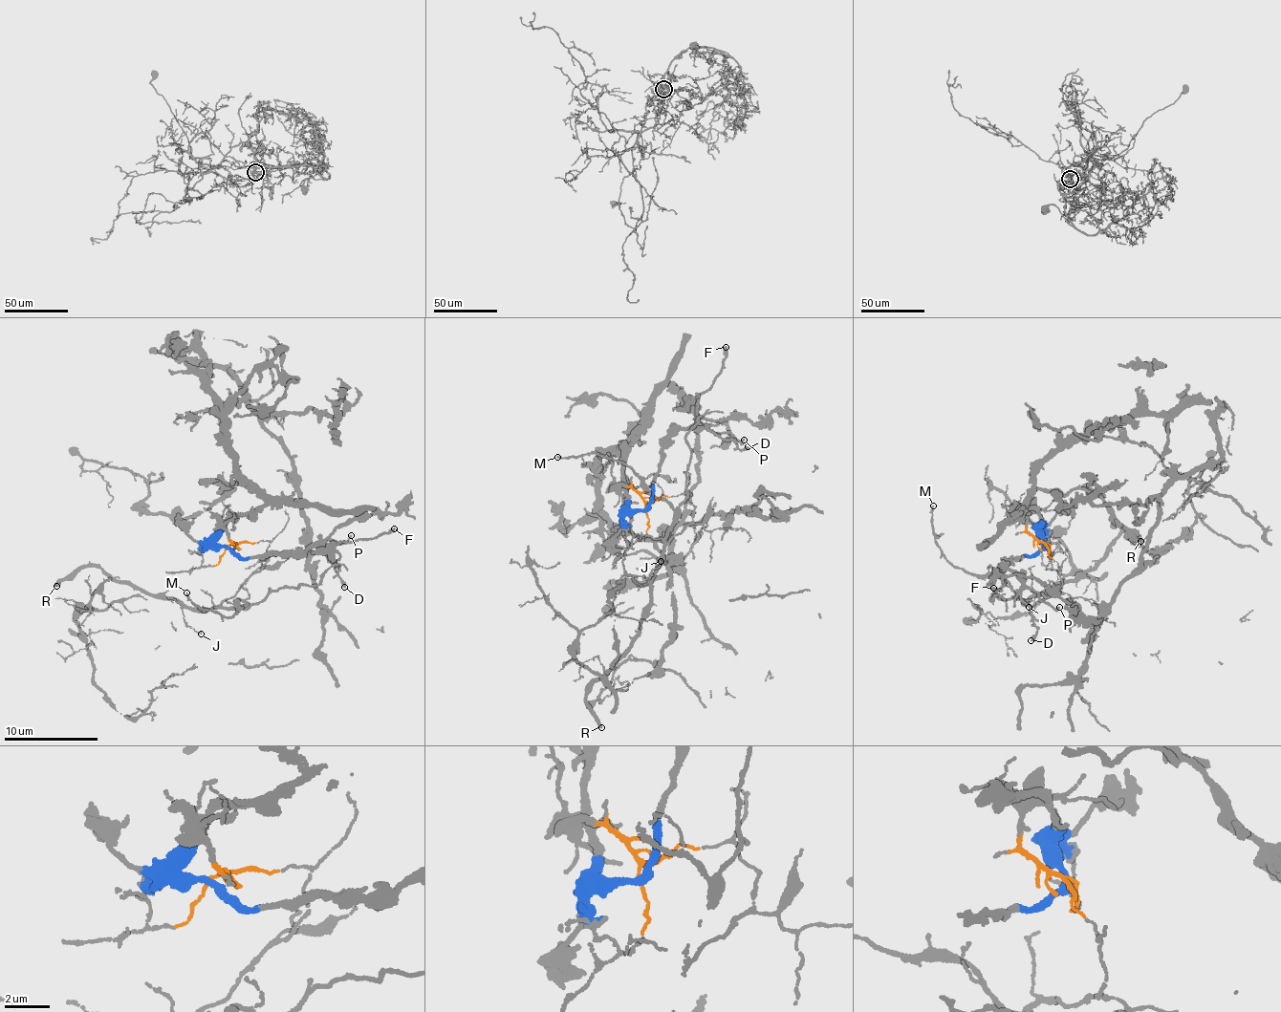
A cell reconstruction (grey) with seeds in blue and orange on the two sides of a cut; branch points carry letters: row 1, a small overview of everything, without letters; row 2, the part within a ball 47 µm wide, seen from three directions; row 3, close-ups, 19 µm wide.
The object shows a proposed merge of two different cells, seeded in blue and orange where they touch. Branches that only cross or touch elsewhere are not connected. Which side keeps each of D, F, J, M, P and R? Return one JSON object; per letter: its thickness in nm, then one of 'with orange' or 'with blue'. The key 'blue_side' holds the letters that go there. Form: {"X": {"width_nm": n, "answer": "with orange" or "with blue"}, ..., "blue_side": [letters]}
{"D": {"width_nm": 200, "answer": "with blue"}, "F": {"width_nm": 300, "answer": "with blue"}, "J": {"width_nm": 100, "answer": "with orange"}, "M": {"width_nm": 150, "answer": "with orange"}, "P": {"width_nm": 120, "answer": "with blue"}, "R": {"width_nm": 260, "answer": "with orange"}, "blue_side": ["D", "F", "P"]}

